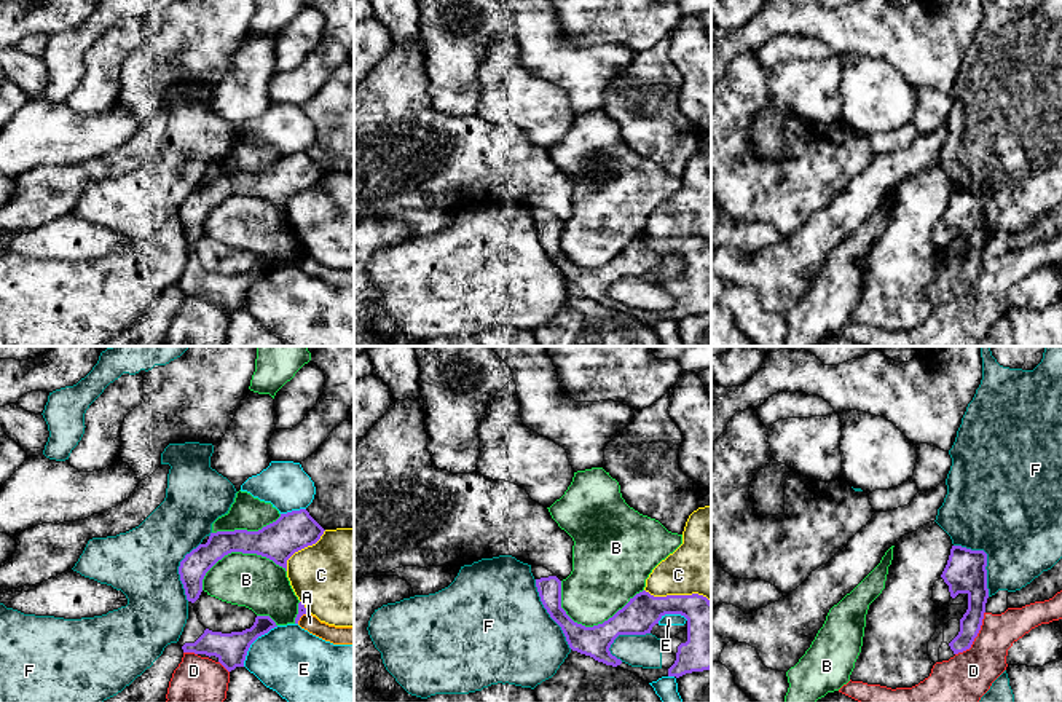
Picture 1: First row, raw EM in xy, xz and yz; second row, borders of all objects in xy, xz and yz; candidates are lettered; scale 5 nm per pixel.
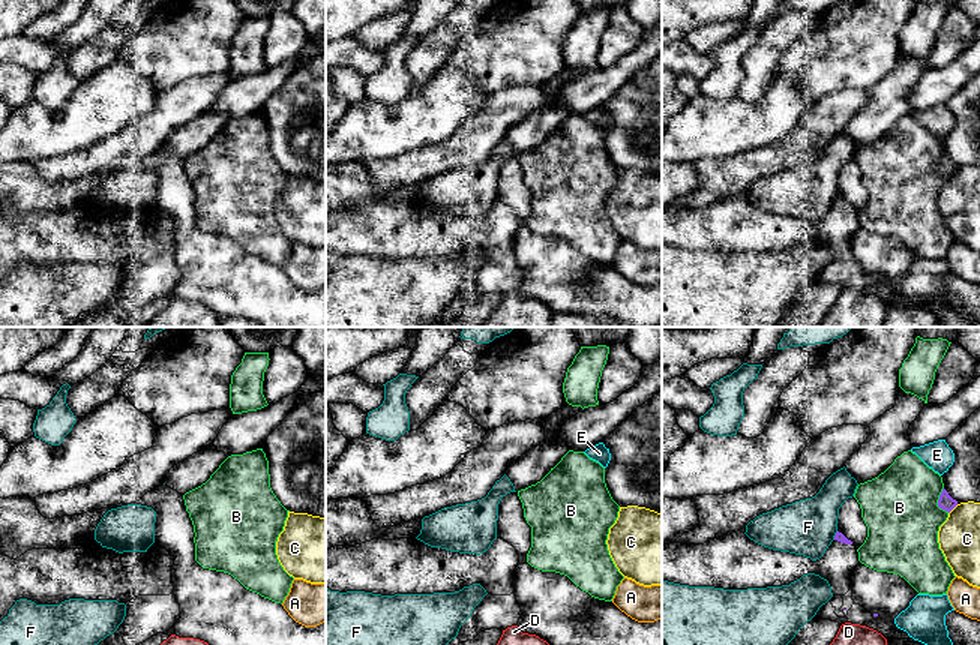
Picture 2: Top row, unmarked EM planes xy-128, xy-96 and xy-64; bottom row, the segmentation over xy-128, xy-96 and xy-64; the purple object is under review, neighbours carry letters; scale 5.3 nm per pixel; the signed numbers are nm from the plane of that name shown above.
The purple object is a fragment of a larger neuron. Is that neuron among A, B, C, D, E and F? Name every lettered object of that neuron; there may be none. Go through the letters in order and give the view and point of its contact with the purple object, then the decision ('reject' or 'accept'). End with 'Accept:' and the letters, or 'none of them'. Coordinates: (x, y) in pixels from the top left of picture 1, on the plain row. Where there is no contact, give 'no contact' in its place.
A: contact xy (300, 259); reject
B: contact xz (603, 265); reject
C: contact xz (678, 238); reject
D: contact yz (976, 278); reject
E: contact xy (254, 283); reject
F: contact yz (986, 201); reject
Accept: none of them

